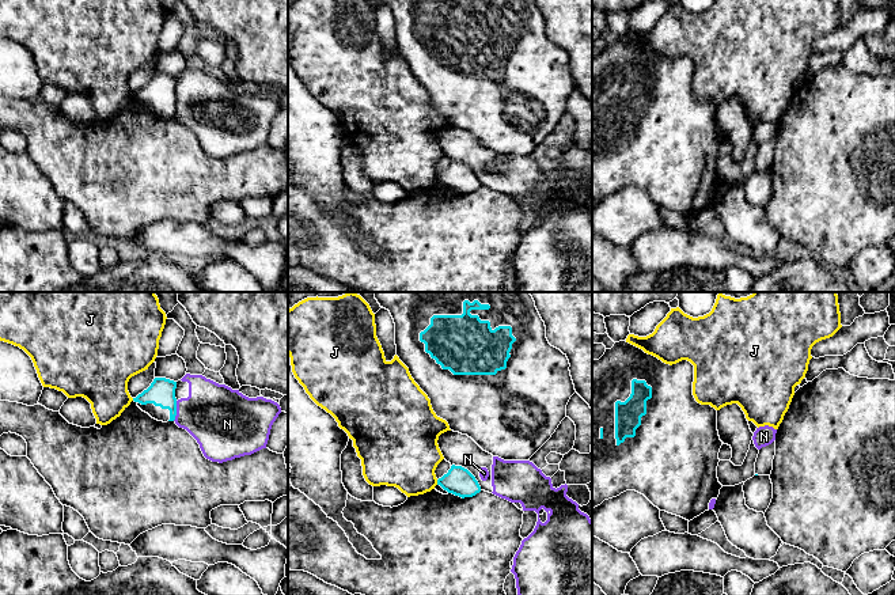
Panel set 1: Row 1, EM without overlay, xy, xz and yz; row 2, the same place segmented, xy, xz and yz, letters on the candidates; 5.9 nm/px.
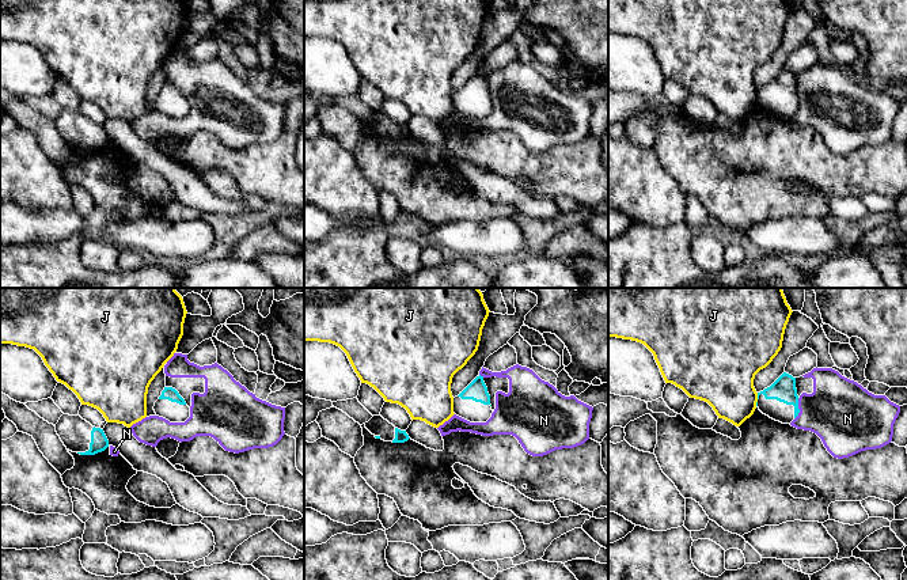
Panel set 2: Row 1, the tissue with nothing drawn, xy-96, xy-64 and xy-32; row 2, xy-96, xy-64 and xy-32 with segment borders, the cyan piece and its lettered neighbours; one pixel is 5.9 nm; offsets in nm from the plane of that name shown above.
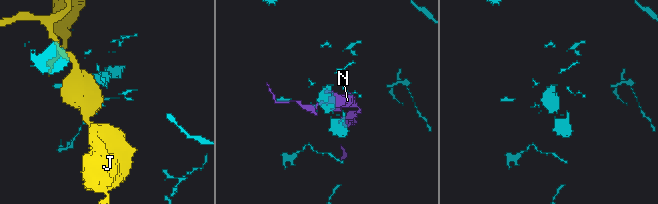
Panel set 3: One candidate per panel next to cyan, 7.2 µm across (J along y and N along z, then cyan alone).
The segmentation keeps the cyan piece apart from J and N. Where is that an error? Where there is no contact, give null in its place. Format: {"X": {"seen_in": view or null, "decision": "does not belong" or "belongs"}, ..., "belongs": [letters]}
{"J": {"seen_in": "xz", "decision": "does not belong"}, "N": {"seen_in": "xy", "decision": "does not belong"}, "belongs": []}

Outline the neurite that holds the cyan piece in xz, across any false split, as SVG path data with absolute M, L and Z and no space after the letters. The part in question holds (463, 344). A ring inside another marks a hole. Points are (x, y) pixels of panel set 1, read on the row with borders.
M373 292L380 307L390 311L395 323L397 356L409 368L420 389L431 399L437 417L445 420L450 429L467 435L483 451L504 461L528 461L555 432L566 417L566 405L576 393L569 371L569 360L560 349L551 346L546 338L542 321L530 292Z

